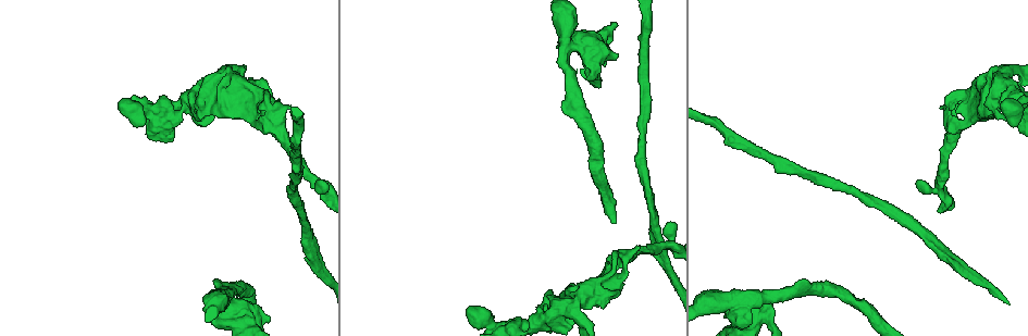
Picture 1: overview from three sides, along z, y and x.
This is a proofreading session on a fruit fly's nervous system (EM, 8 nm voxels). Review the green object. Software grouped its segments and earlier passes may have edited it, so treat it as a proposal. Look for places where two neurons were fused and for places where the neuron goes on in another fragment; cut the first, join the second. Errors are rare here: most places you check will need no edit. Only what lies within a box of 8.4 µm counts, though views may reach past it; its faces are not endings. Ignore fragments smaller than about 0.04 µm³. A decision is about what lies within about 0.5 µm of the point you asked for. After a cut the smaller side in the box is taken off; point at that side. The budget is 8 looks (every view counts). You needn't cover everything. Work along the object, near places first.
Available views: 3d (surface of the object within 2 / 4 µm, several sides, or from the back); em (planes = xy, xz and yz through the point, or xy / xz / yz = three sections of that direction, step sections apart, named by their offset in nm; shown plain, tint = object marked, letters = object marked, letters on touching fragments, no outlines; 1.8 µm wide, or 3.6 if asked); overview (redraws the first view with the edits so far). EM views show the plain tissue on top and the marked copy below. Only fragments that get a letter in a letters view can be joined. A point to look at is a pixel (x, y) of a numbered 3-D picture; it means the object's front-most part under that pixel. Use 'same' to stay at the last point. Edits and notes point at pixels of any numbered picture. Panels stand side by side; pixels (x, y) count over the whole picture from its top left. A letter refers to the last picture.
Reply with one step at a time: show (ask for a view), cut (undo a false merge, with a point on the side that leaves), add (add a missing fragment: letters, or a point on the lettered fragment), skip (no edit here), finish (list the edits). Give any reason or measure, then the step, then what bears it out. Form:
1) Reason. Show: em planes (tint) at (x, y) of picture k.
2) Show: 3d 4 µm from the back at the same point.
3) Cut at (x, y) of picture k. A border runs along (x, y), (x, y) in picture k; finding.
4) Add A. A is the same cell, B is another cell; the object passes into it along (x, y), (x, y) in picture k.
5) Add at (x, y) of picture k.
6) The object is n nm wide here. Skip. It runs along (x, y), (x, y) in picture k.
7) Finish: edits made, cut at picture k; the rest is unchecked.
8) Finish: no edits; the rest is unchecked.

Free end. Show: em planes (letters) at (626, 266) of picture 1.

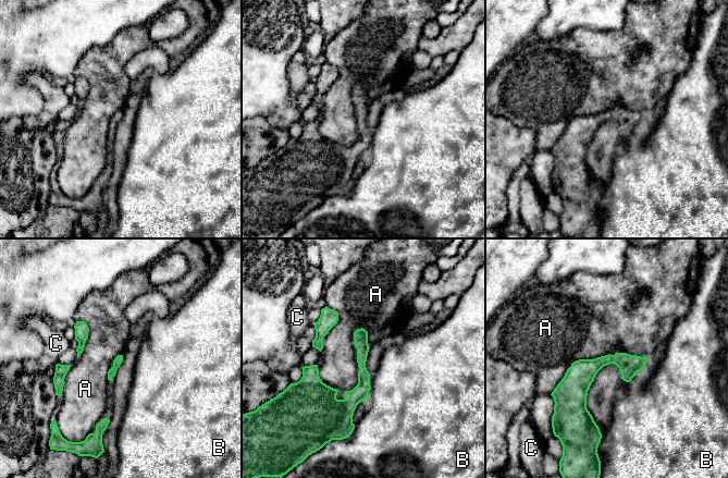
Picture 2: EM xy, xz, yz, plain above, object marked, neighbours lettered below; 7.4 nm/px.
Skip. A, B and C are other cells; a border runs along (609, 353), (576, 359), (551, 394) in picture 2; no lettered fragment goes on from it.

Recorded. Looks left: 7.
Thick turns thin. Show: em planes (letters) at (557, 315) of picture 1.

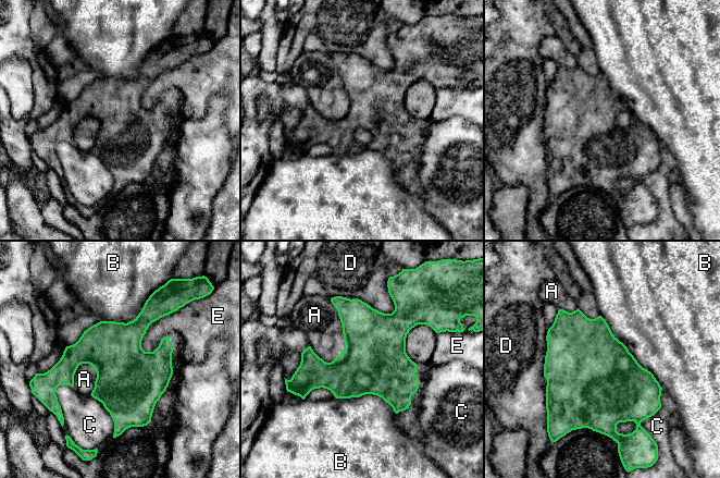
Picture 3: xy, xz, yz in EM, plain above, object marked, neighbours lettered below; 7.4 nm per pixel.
Skip. A, B, C, D and E are other cells; a border runs along (600, 315), (610, 331), (662, 388) in picture 3; one neuron here.

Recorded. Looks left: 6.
Free end. Show: em planes (letters) at (918, 182) of picture 1.

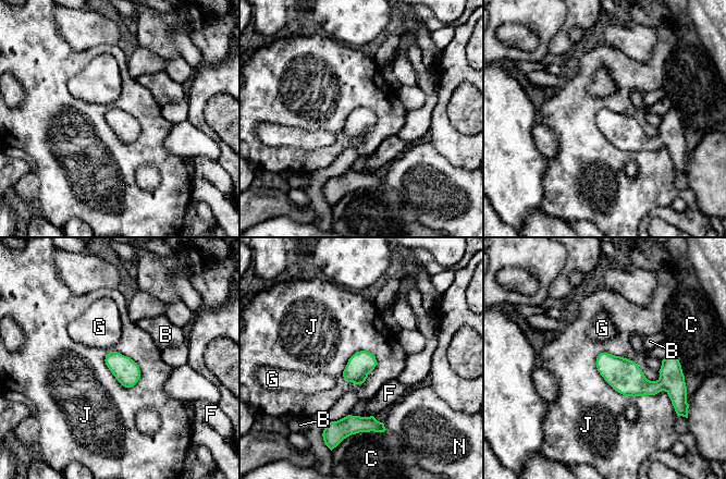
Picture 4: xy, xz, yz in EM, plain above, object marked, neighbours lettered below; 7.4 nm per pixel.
The object is 180 nm wide here. Skip. B, C, F, G, J and N are other cells; a border runs along (597, 356), (618, 392), (671, 398) in picture 4; none of them fits.

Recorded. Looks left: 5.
Finish: no edits; the rest is unchecked.

